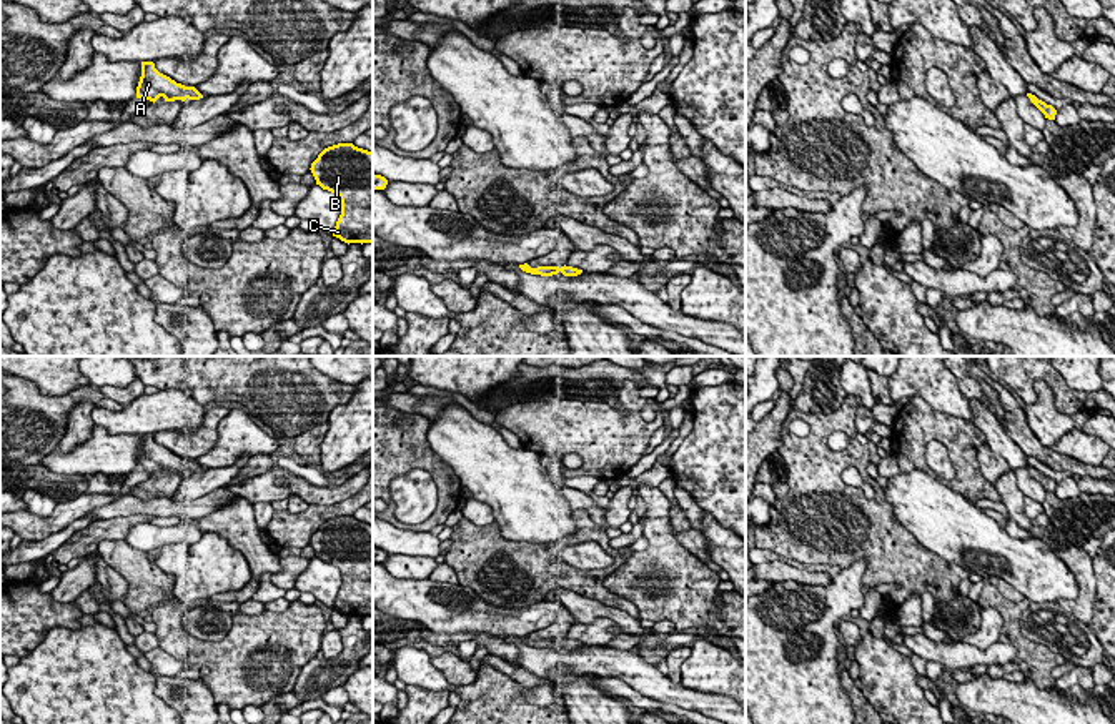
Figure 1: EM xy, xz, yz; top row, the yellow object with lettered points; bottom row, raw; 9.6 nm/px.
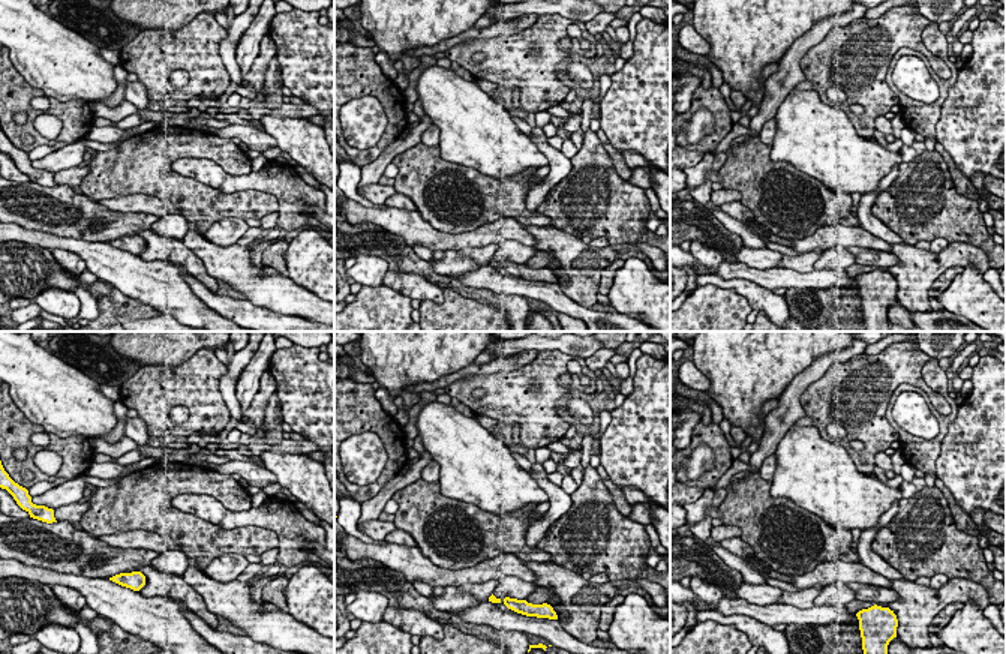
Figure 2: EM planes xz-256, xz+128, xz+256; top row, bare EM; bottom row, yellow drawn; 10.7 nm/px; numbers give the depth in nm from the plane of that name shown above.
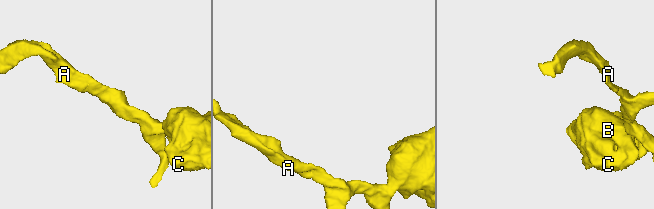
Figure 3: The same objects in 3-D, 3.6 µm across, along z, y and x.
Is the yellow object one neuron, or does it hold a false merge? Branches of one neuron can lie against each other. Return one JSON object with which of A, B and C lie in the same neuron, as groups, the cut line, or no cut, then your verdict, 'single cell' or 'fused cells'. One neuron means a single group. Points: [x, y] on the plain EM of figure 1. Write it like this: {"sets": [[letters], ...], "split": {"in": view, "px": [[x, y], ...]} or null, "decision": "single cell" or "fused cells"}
{"sets": [["A"], ["B", "C"]], "split": {"in": "xz", "px": [[573, 641], [559, 643]]}, "decision": "fused cells"}

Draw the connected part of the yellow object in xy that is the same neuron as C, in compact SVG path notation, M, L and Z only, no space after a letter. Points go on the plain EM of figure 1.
M338 516L325 521L311 536L323 563L341 573L333 609L344 616L373 616L373 524Z

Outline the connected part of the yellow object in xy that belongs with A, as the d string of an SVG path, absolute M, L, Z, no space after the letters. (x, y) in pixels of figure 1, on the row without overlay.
M141 434L141 449L136 459L136 471L146 471L155 476L160 469L163 469L165 474L203 471L195 459L185 459L160 446L153 434Z

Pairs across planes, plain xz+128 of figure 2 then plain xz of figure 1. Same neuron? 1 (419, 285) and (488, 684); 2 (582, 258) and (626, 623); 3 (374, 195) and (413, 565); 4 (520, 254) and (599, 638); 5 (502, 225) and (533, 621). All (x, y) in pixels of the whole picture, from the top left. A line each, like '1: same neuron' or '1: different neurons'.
1: different neurons
2: same neuron
3: same neuron
4: same neuron
5: same neuron

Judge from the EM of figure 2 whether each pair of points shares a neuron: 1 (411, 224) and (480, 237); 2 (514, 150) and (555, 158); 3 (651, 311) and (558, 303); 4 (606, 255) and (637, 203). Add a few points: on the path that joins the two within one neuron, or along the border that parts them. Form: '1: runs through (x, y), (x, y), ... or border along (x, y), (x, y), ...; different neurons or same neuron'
1: runs through (428, 236), (435, 240), (464, 240); same neuron
2: border along (528, 137), (549, 164); different neurons
3: border along (619, 312), (628, 315); different neurons
4: border along (648, 243), (609, 245); different neurons

